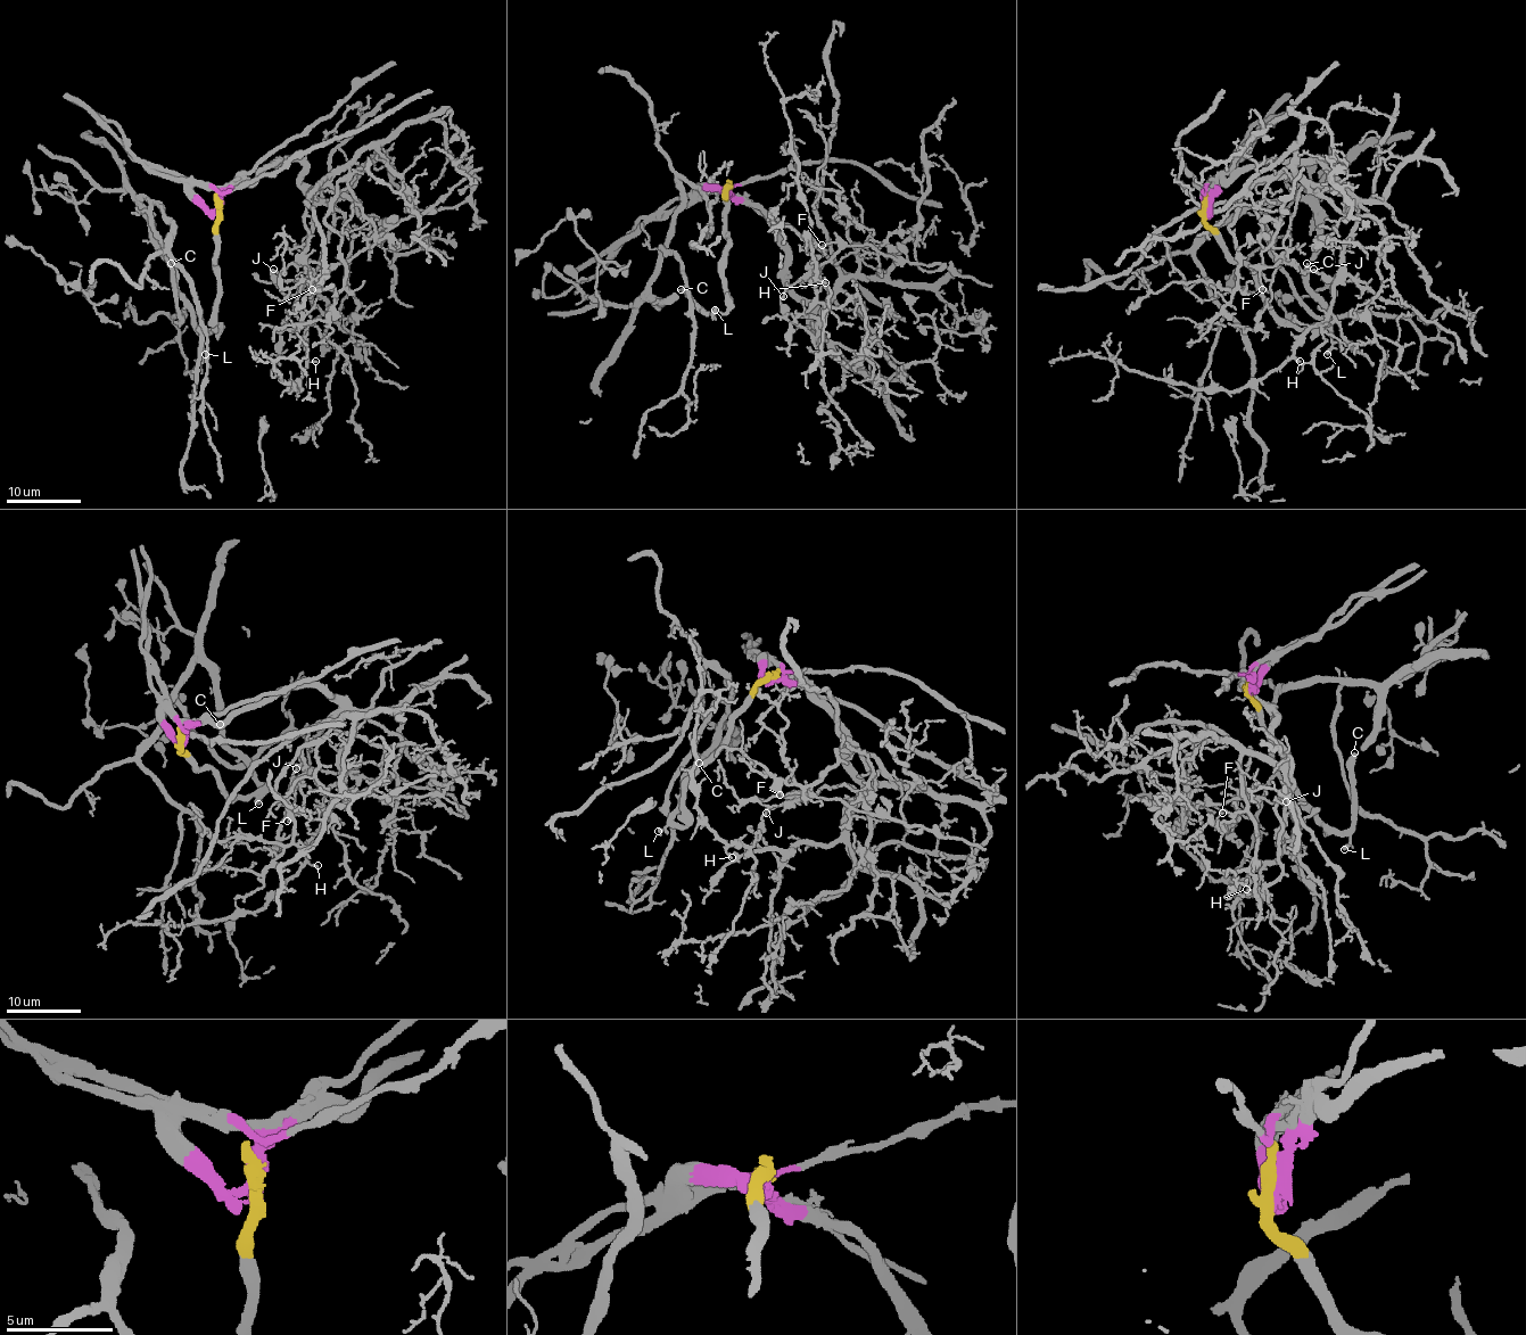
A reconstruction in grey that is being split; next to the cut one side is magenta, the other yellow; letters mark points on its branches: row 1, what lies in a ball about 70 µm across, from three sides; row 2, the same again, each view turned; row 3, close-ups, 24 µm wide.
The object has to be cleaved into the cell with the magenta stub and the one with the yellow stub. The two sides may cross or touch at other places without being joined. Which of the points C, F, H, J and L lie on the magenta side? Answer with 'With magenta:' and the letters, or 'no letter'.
With magenta: F, H, J

